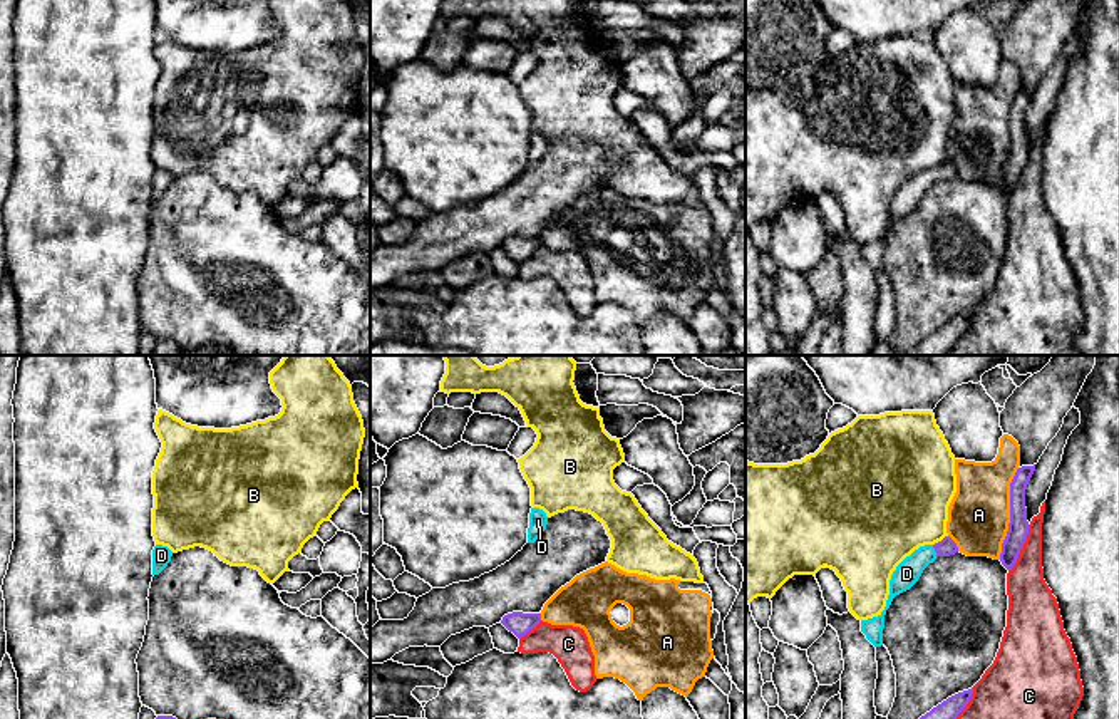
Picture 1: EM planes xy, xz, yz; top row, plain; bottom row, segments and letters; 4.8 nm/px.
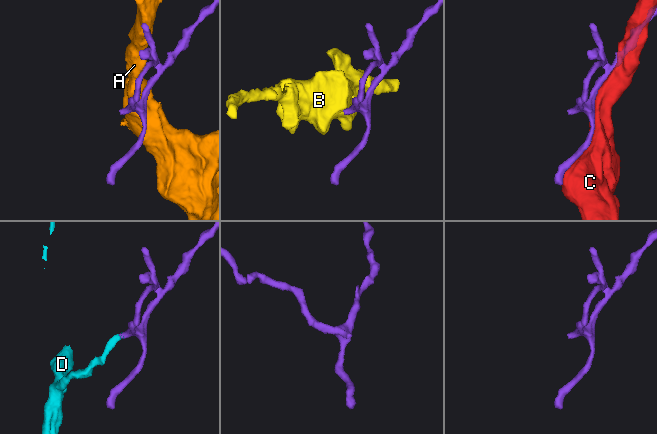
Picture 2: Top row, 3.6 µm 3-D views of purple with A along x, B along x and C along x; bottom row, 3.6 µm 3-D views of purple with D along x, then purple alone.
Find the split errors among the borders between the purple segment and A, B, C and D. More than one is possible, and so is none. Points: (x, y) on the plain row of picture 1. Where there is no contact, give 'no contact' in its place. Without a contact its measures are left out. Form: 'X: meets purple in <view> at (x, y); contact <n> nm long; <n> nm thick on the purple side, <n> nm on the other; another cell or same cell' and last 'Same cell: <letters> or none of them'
A: meets purple in yz at (1010, 138); contact 460 nm long; 100 nm thick on the purple side, 300 nm on the other; another cell
B: meets purple in yz at (942, 165); contact 90 nm long; 90 nm thick on the purple side, 440 nm on the other; another cell
C: meets purple in yz at (1021, 173); contact 240 nm long; 100 nm thick on the purple side, 200 nm on the other; another cell
D: meets purple in yz at (935, 175); contact 60 nm long; 90 nm thick on the purple side, 120 nm on the other; same cell
Same cell: D

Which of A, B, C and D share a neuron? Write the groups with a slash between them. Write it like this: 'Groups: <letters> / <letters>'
Groups: A / B / C / D

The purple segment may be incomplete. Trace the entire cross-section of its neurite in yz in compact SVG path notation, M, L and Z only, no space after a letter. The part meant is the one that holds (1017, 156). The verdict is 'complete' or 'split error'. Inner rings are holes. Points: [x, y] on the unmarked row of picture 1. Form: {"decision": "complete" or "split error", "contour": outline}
{"decision": "complete", "contour": "M1035 89L1022 91L1017 94L1010 107L1010 147L1000 178L1000 186L1007 194L1012 194L1012 191L1015 189L1029 159L1025 114L1034 96Z"}

